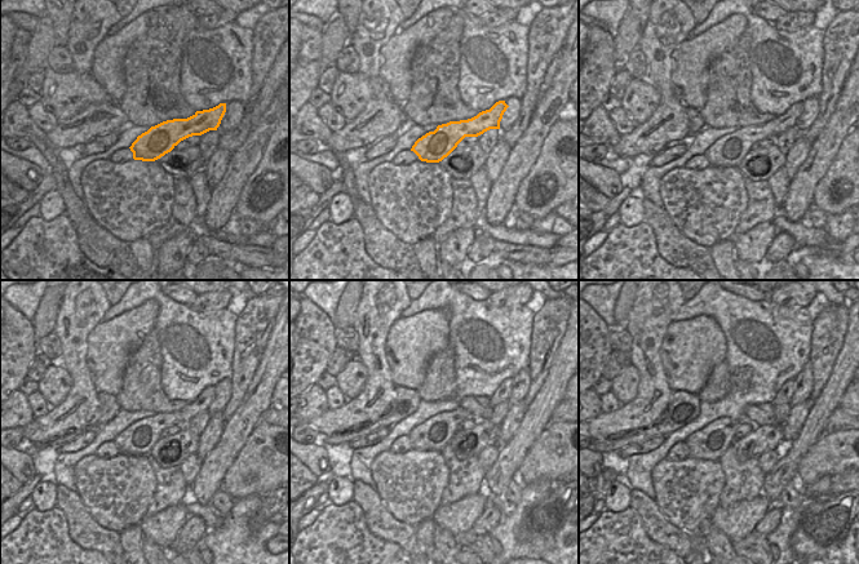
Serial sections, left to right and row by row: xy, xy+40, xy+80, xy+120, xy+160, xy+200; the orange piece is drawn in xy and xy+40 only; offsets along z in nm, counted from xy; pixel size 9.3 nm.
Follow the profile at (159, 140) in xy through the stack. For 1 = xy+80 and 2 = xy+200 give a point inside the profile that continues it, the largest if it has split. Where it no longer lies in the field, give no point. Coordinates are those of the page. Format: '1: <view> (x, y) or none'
1: xy+80 (729, 150)
2: xy+200 (731, 421)

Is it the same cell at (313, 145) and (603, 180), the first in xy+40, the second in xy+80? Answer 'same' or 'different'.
same

